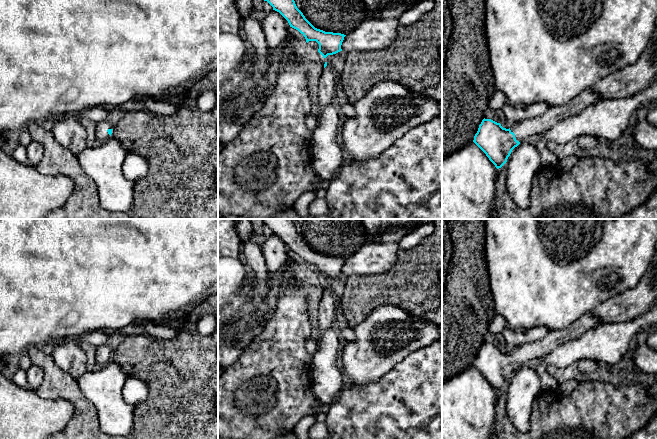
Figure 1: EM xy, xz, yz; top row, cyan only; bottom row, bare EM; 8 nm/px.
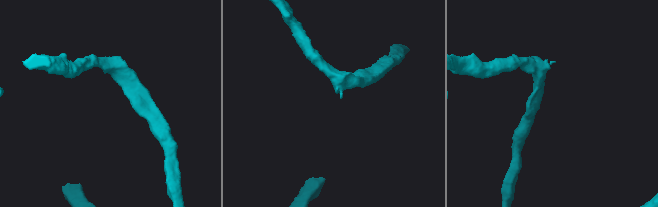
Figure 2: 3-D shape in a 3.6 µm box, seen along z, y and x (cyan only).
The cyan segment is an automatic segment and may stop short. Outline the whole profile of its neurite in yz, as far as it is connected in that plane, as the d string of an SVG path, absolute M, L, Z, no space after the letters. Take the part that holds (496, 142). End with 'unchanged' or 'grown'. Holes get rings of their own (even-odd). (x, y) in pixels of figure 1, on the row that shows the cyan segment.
M589 87L577 97L572 99L568 104L550 107L542 116L517 122L510 125L509 129L503 128L500 123L497 123L491 119L484 118L479 125L473 142L486 154L495 167L499 169L507 162L512 150L521 142L533 141L534 138L545 137L545 134L549 131L549 129L559 121L575 116L581 113L588 106L601 100L603 100L603 98L596 93L592 87Z | grown

